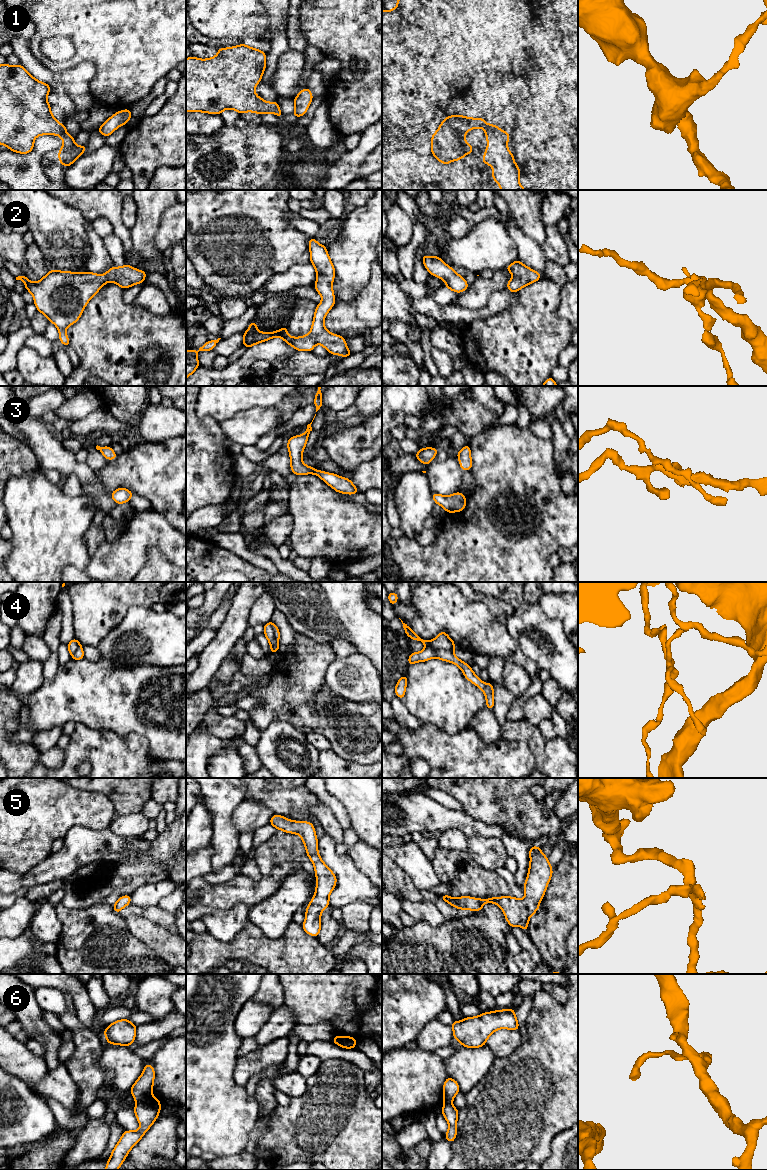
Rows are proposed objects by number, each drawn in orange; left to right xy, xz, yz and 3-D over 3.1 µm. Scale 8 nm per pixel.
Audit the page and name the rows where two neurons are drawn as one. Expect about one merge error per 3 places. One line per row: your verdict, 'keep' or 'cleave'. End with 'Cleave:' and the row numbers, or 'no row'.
1: keep
2: keep
3: keep
4: cleave
5: keep
6: cleave
Cleave: 4, 6

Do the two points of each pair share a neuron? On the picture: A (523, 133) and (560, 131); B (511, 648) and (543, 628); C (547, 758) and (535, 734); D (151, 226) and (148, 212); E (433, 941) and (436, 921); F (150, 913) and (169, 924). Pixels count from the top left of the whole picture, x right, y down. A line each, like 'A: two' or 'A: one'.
A: one
B: two
C: one
D: one
E: two
F: one

